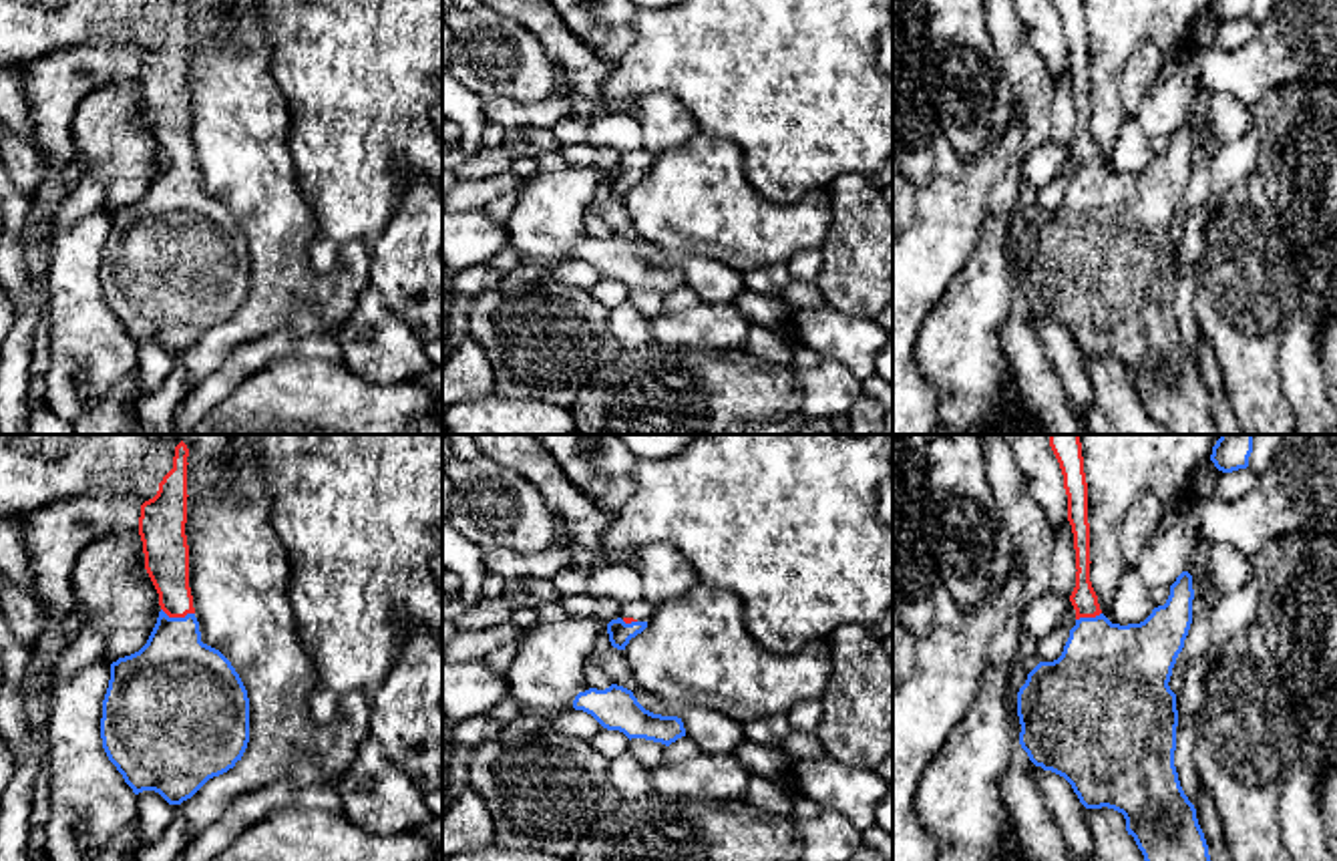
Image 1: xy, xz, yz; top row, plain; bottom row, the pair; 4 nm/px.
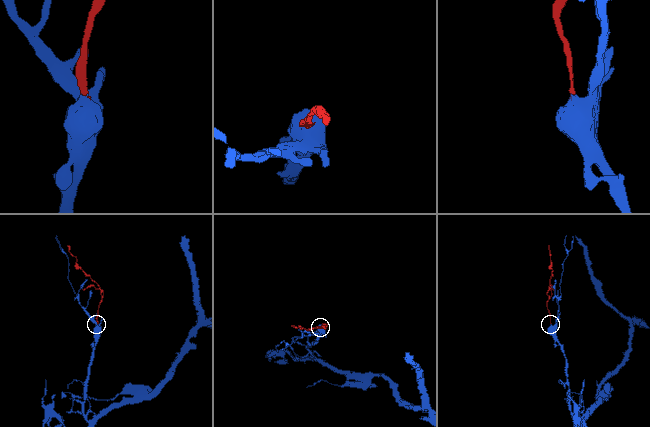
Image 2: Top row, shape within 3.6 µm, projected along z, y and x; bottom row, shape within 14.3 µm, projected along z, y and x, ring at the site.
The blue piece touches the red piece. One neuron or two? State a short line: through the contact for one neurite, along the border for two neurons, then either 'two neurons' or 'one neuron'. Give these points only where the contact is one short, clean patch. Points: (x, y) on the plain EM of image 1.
line xy (175, 230), (177, 167), (165, 107); one neuron

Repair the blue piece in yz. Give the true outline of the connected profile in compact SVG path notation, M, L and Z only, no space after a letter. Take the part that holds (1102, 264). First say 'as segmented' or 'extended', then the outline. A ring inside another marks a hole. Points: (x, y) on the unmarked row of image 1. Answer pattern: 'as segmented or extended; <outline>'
extended; M1054 0L1054 4L1064 24L1068 70L1074 82L1078 121L1070 151L1076 159L1076 175L1070 179L1062 205L1039 211L1017 241L1019 294L1035 316L1064 326L1086 358L1108 356L1122 362L1126 380L1134 386L1146 414L1170 435L1218 435L1196 358L1184 344L1174 316L1178 260L1168 231L1192 173L1192 125L1182 121L1170 135L1166 153L1154 157L1144 171L1112 173L1102 163L1090 131L1088 32L1082 0Z

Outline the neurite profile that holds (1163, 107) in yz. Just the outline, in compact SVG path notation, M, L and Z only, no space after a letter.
M1196 50L1166 56L1164 68L1144 93L1134 121L1148 137L1172 135L1184 121L1194 84L1198 82Z

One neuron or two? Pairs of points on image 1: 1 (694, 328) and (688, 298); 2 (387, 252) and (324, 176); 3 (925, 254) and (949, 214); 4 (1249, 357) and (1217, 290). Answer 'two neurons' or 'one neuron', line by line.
1: two neurons
2: two neurons
3: one neuron
4: one neuron

